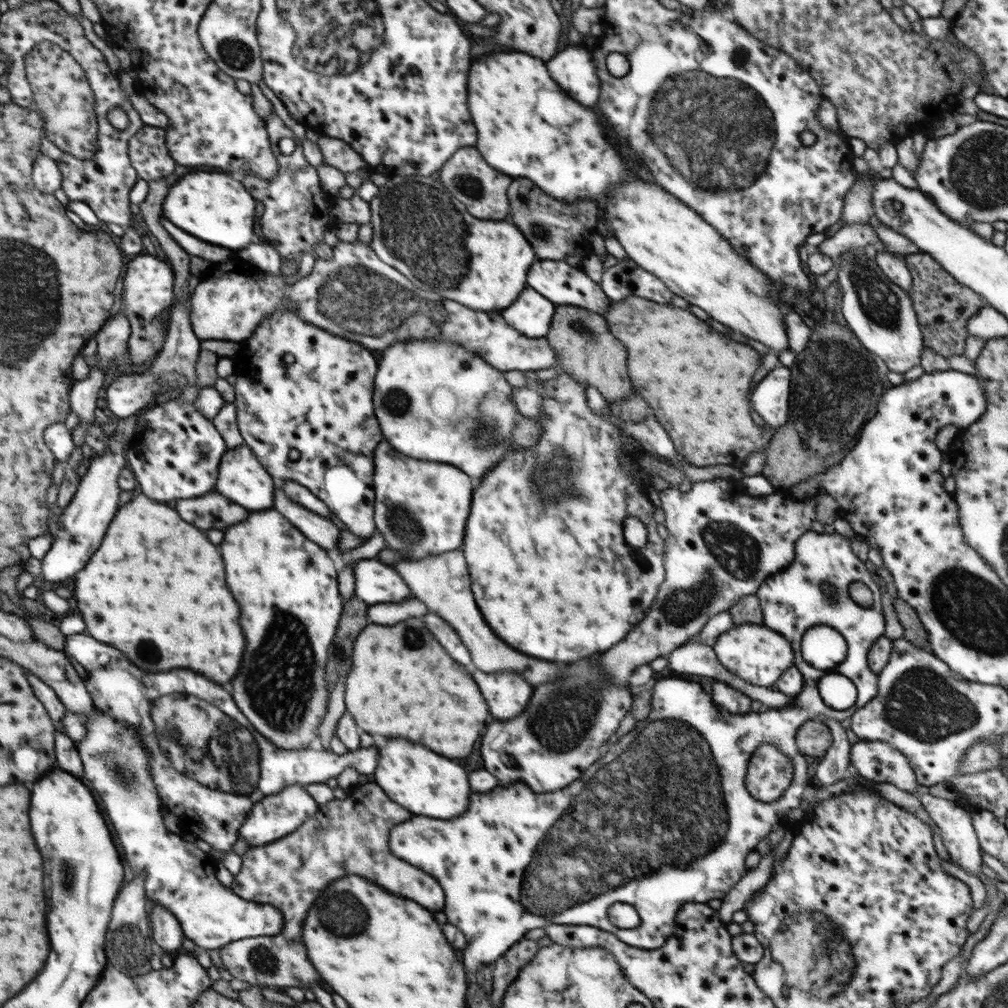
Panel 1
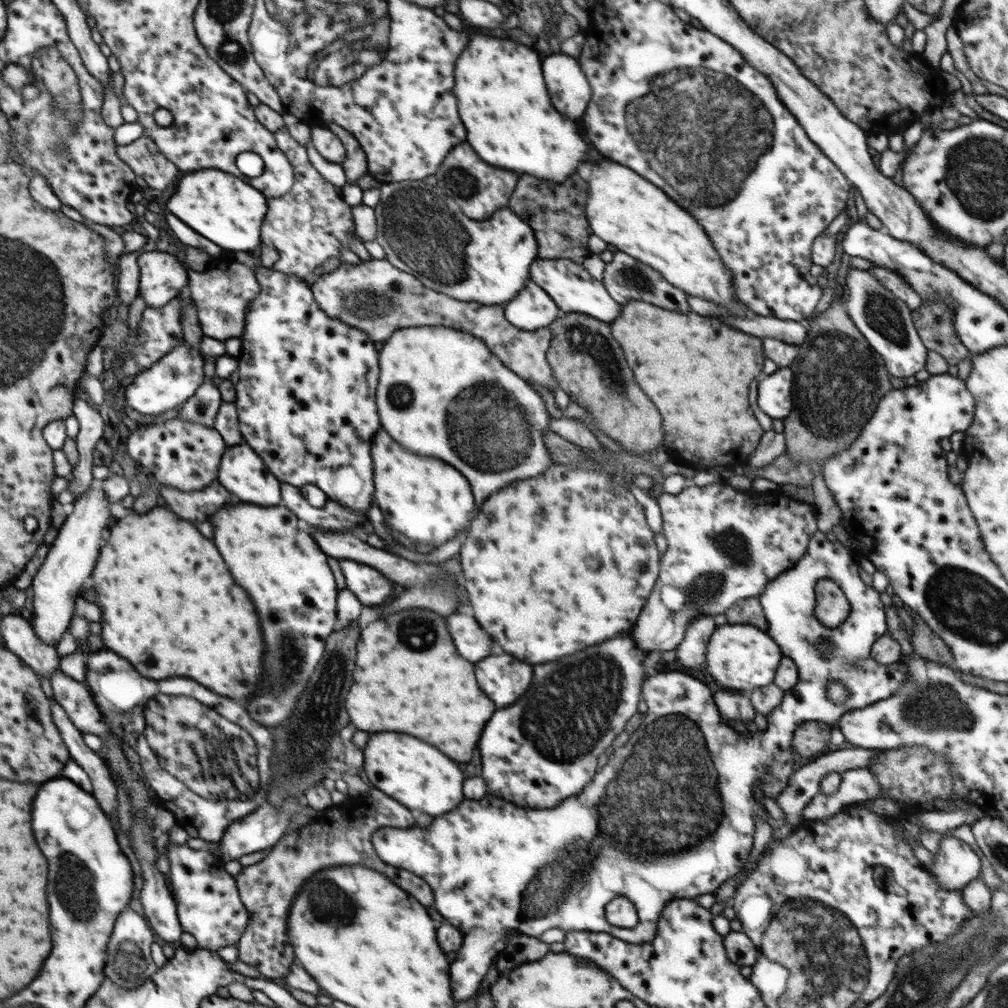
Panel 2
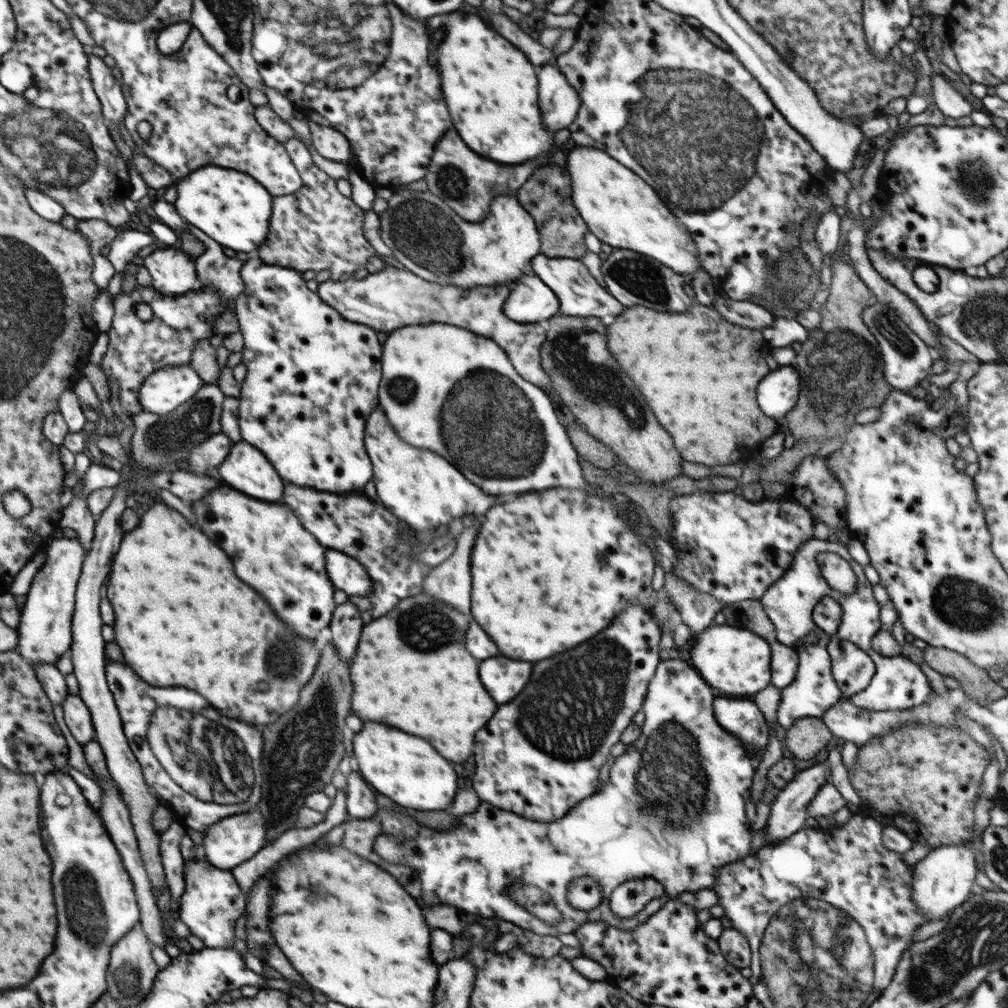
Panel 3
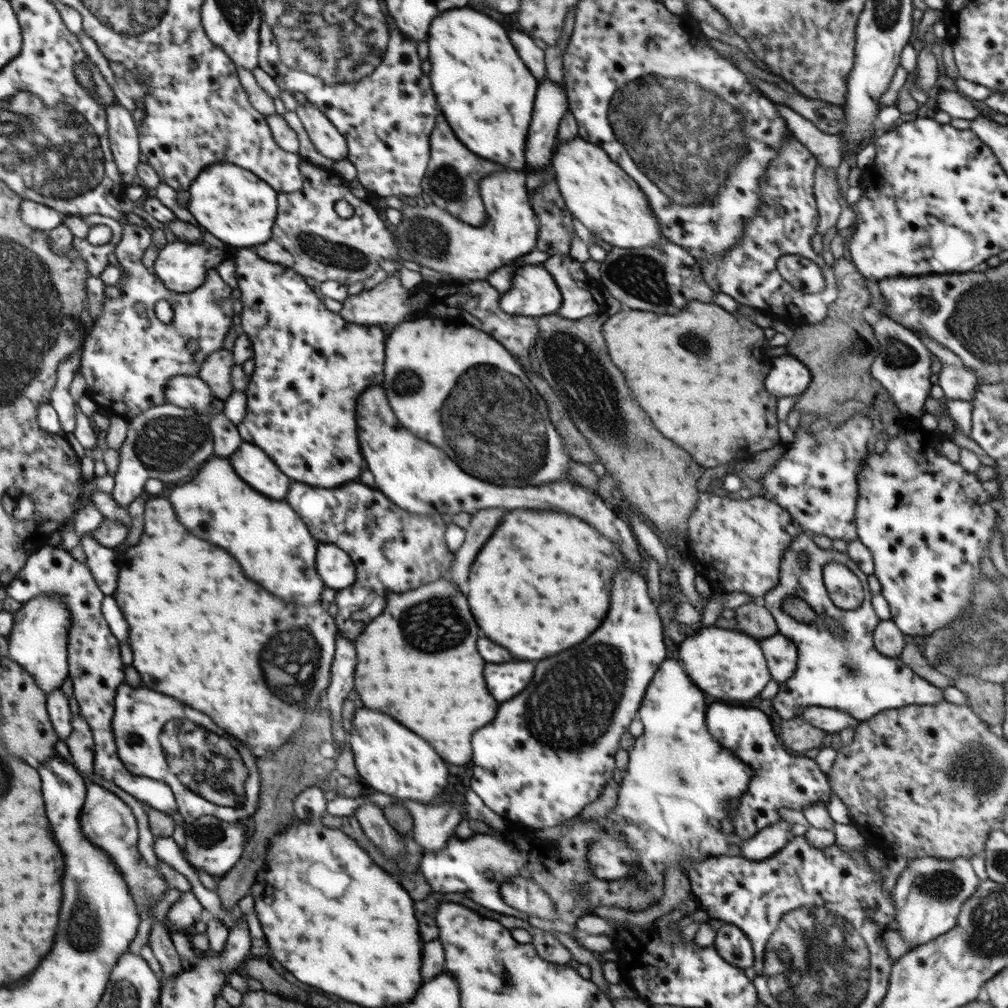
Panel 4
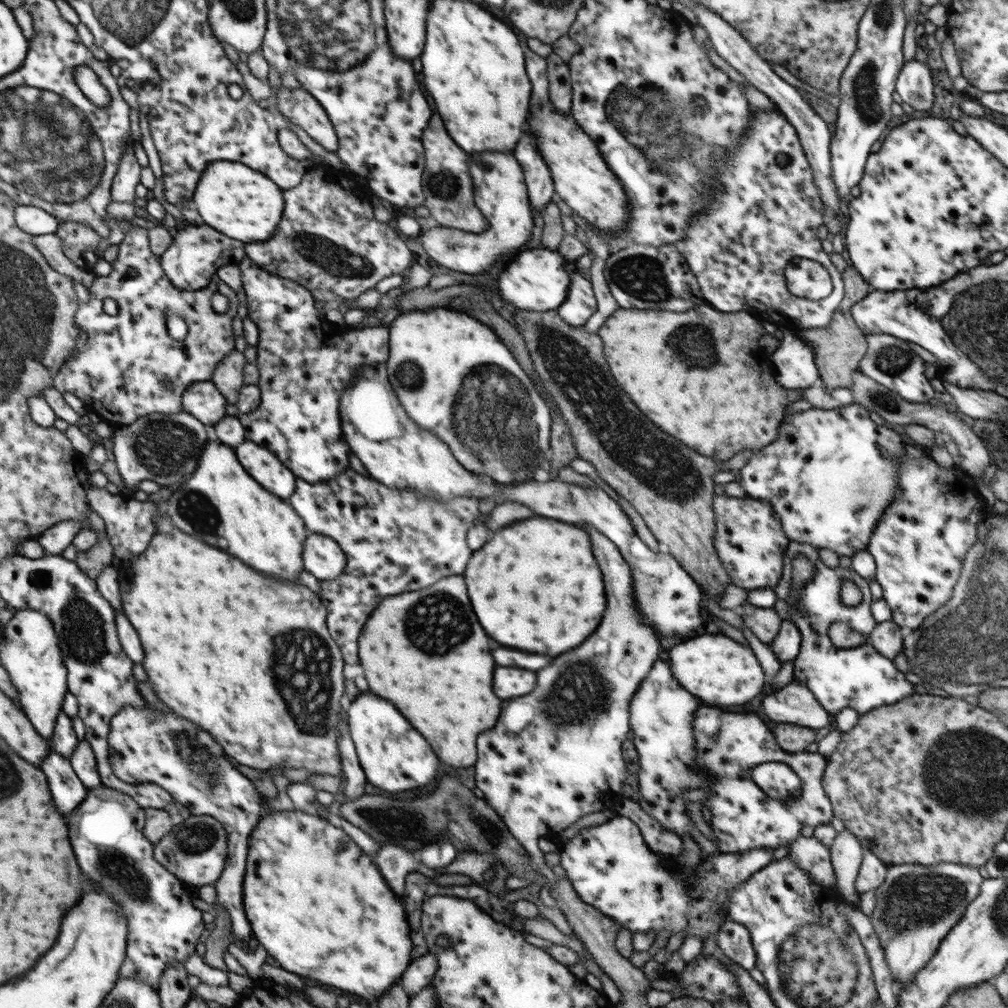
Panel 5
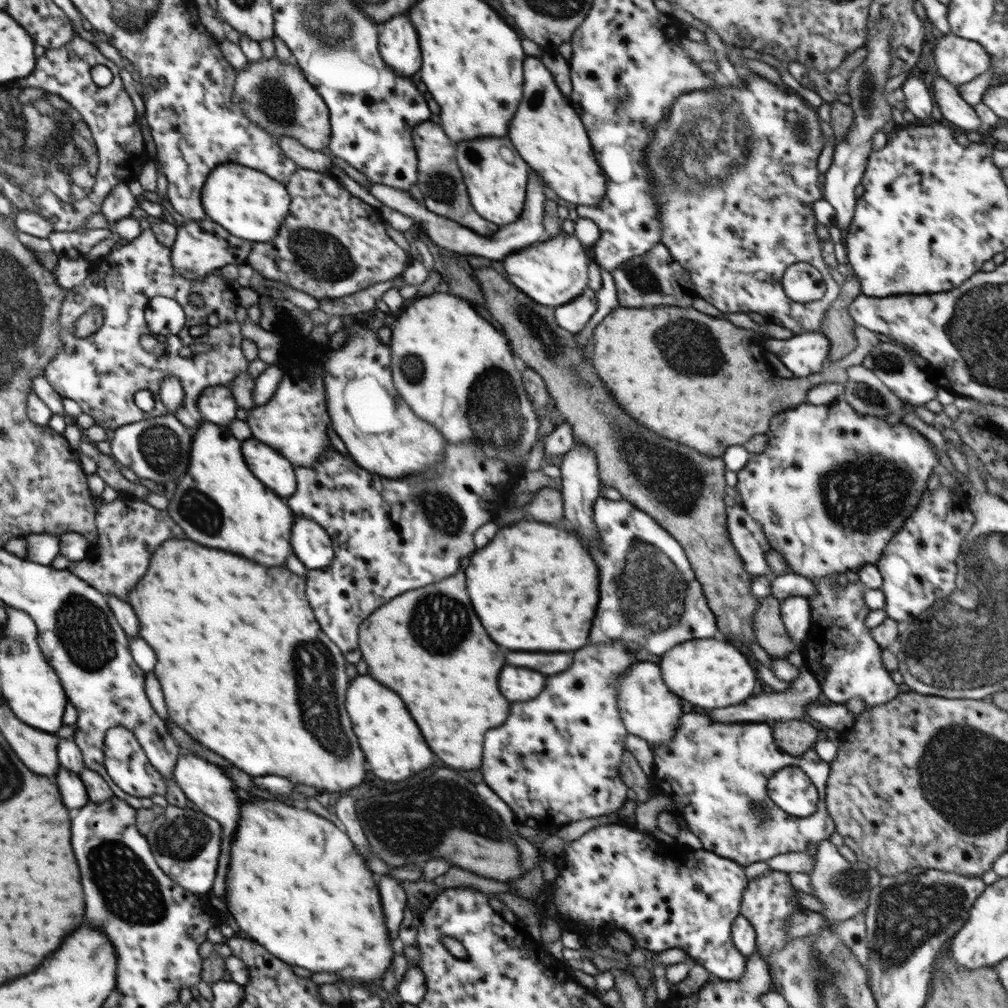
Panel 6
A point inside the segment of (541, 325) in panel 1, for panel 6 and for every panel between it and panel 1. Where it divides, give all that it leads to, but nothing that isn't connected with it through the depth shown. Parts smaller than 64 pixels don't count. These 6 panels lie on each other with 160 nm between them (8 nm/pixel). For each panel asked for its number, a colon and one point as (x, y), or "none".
2: (532, 308)
3: (530, 300)
4: (534, 293)
5: (539, 279)
6: (553, 272)

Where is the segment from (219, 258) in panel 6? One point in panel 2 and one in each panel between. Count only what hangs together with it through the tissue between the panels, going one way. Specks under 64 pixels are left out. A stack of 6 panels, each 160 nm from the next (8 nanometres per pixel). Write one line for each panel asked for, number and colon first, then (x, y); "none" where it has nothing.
2: (161, 278)
3: (173, 272)
4: (182, 267)
5: (192, 259)

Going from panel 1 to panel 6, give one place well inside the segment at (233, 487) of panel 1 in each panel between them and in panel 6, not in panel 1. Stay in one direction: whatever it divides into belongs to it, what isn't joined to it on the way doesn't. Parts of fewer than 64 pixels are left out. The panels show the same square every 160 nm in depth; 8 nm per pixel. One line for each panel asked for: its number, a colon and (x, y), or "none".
2: (242, 472)
3: (245, 468)
4: (252, 464)
5: (263, 465)
6: (271, 468)

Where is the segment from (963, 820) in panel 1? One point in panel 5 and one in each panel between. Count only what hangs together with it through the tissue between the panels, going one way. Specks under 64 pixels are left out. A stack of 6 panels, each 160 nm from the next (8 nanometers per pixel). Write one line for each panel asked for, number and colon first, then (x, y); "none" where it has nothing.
2: (956, 864)
3: (943, 879)
4: (929, 893)
5: (916, 906)

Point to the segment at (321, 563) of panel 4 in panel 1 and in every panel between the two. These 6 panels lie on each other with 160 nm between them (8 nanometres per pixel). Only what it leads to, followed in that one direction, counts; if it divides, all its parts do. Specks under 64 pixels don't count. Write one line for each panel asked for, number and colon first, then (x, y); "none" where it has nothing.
1: (375, 582)
2: (368, 585)
3: (346, 573)

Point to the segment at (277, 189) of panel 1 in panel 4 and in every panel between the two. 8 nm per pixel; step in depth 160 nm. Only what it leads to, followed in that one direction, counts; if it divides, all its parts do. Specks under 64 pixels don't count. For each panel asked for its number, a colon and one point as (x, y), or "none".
2: (311, 223)
3: (317, 228)
4: (309, 237)

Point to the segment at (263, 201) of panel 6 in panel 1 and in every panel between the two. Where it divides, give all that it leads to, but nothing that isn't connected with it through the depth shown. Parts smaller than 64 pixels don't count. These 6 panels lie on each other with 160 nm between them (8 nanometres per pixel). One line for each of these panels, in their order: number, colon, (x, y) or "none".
1: (214, 207)
2: (224, 209)
3: (232, 208)
4: (236, 206)
5: (237, 201)

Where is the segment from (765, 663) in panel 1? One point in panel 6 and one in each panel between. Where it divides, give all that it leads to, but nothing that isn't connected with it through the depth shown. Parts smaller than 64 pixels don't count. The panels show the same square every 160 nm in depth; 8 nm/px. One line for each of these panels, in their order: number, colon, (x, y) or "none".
2: (740, 657)
3: (734, 661)
4: (727, 664)
5: (719, 671)
6: (709, 673)

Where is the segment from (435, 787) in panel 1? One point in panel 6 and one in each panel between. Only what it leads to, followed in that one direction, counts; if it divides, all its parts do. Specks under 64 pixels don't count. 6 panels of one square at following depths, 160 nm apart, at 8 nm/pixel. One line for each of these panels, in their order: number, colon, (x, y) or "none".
2: (418, 775)
3: (405, 768)
4: (394, 761)
5: (395, 757)
6: (393, 746)

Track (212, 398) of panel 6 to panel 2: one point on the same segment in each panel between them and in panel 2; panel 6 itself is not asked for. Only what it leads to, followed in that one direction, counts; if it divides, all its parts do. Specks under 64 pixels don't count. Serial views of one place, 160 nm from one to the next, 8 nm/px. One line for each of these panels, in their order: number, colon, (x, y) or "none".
2: (166, 385)
3: (167, 389)
4: (187, 392)
5: (204, 401)

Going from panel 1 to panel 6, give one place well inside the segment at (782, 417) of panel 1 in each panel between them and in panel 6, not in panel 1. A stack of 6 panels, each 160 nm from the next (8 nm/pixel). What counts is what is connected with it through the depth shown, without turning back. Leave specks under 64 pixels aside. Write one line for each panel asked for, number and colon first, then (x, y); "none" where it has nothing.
2: (775, 392)
3: (778, 393)
4: (789, 377)
5: (795, 359)
6: (804, 354)

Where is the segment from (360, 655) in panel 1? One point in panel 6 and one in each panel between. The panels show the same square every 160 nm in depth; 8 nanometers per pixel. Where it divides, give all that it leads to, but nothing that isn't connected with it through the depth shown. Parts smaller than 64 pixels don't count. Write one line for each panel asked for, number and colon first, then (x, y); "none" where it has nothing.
2: (399, 685)
3: (436, 693)
4: (418, 661)
5: (422, 650)
6: (451, 689)

